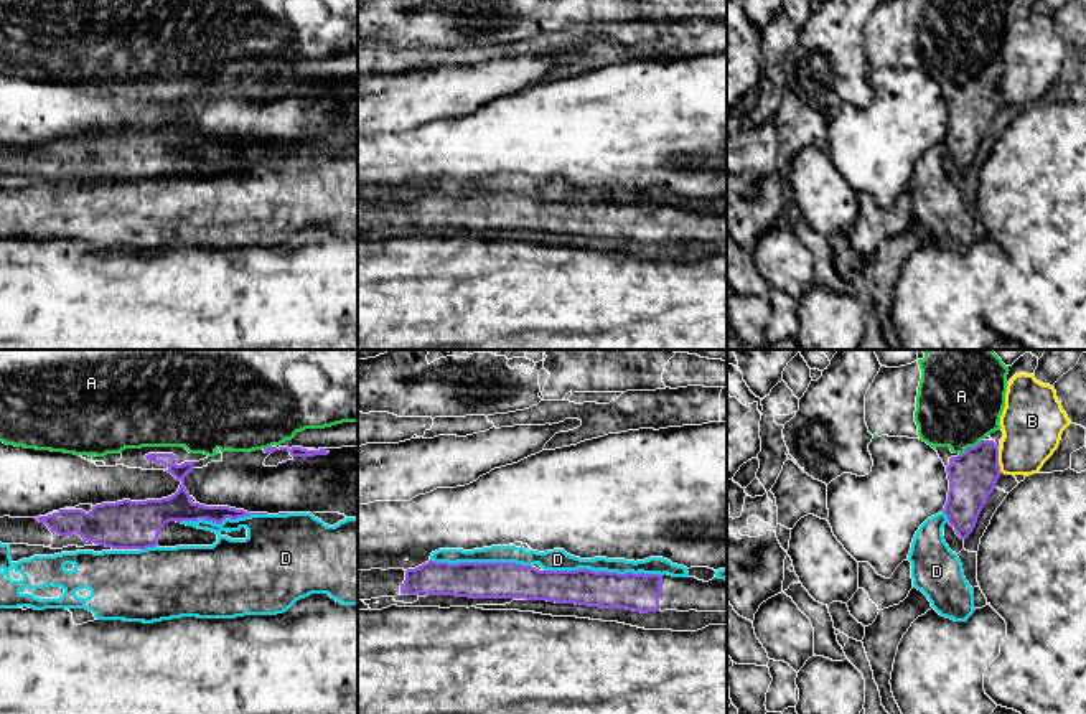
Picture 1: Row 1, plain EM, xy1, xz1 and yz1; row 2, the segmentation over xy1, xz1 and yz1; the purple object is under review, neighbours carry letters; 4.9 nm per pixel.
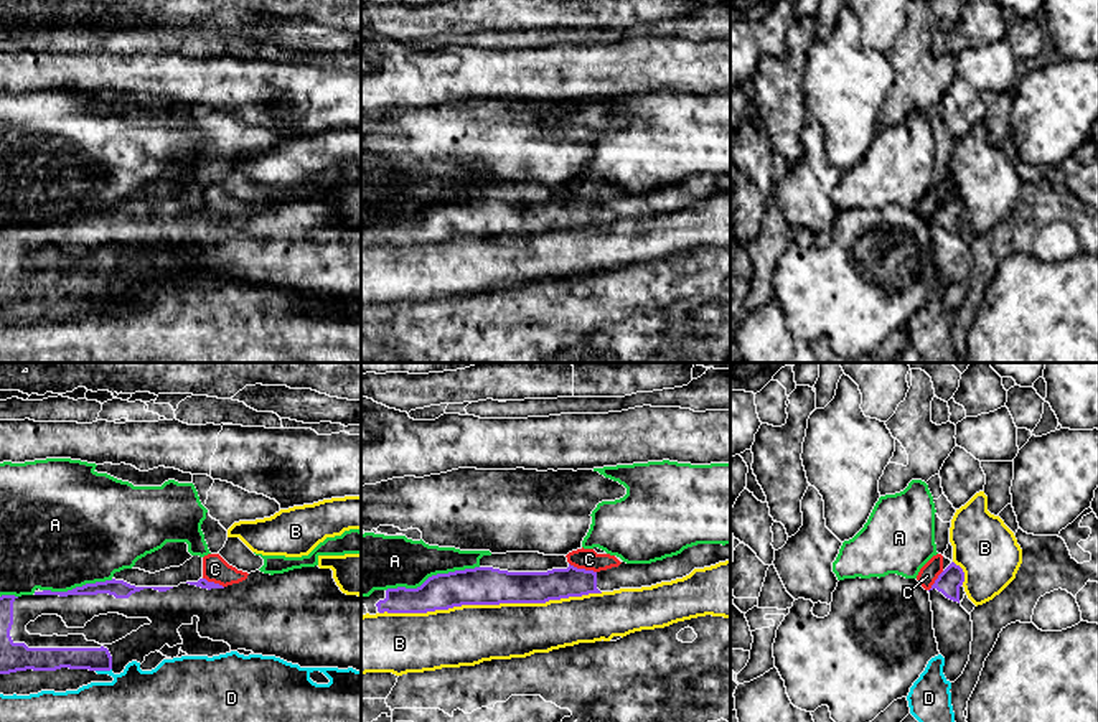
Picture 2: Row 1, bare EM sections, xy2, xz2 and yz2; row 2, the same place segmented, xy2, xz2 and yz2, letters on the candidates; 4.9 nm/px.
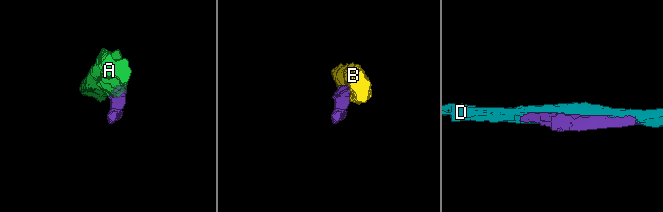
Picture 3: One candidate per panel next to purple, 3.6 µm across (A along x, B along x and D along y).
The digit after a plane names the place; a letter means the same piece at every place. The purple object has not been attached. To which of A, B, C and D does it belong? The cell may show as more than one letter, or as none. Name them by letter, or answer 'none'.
none

